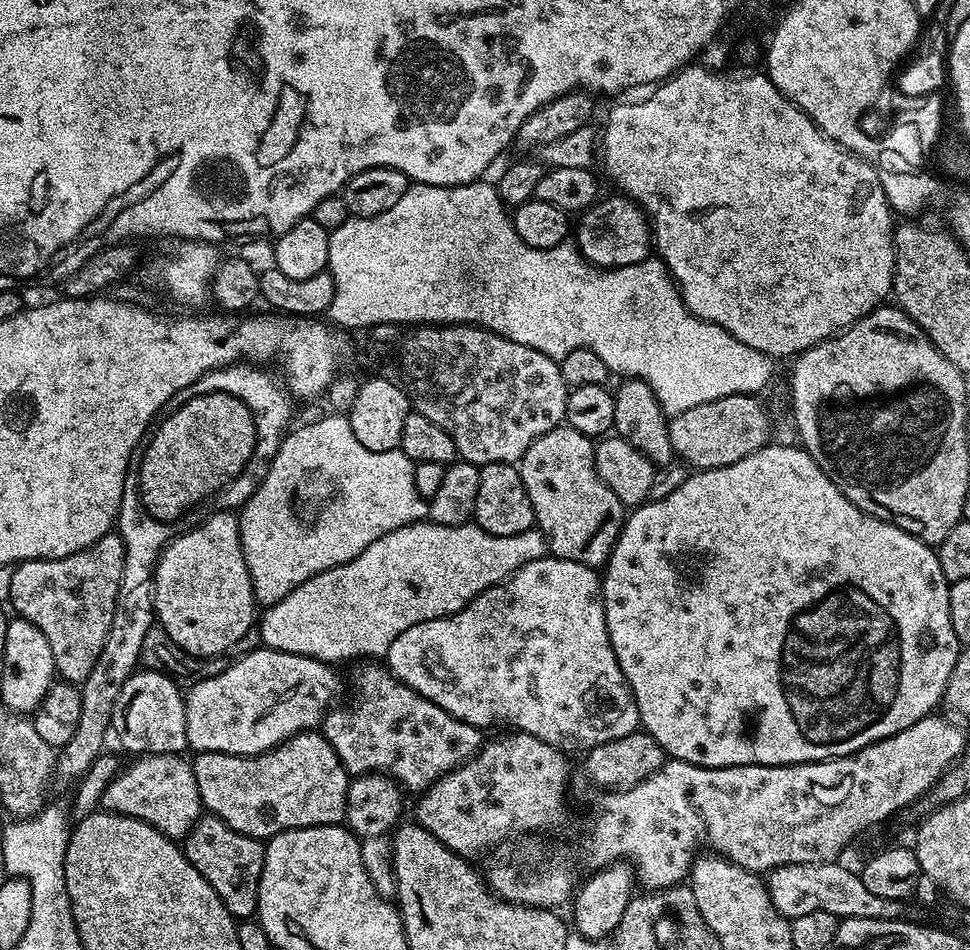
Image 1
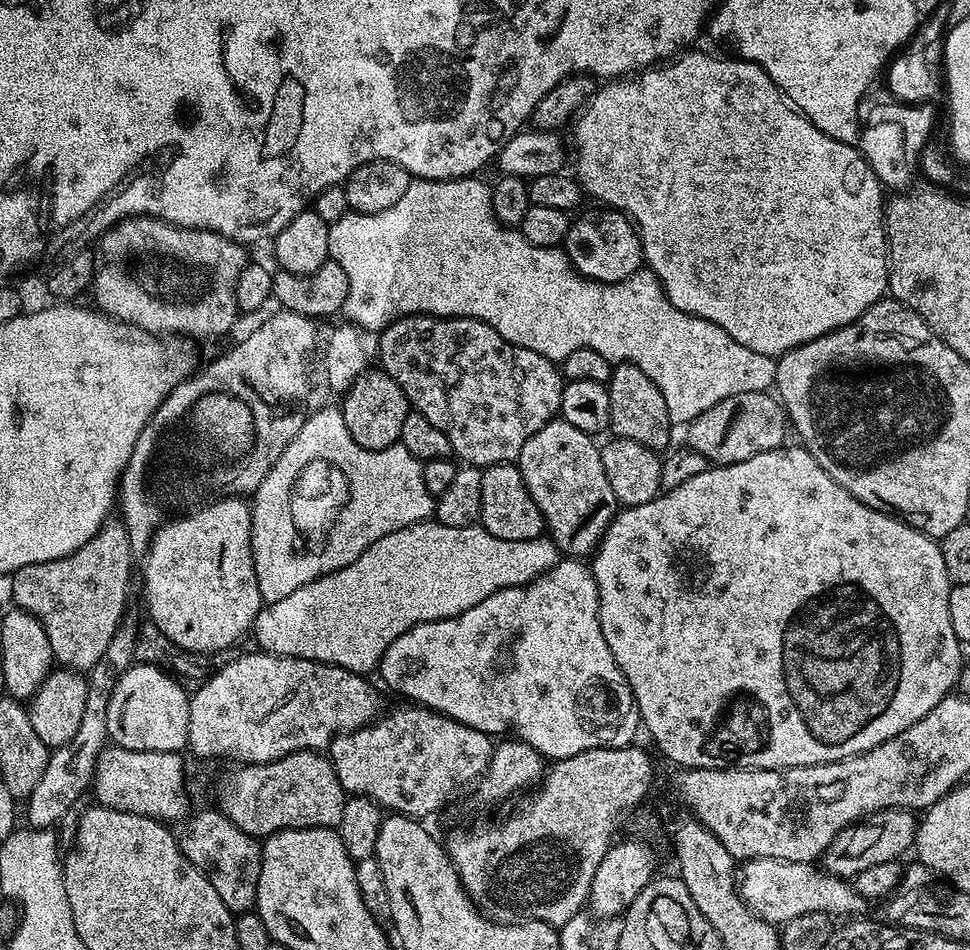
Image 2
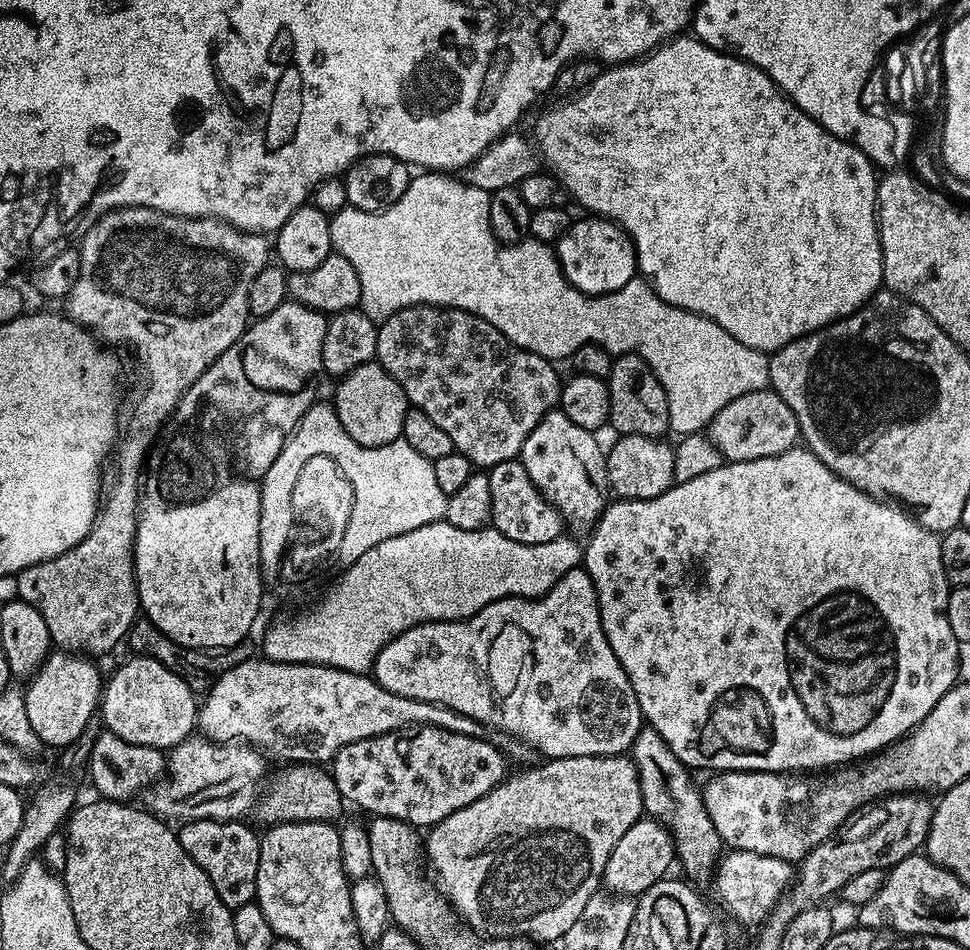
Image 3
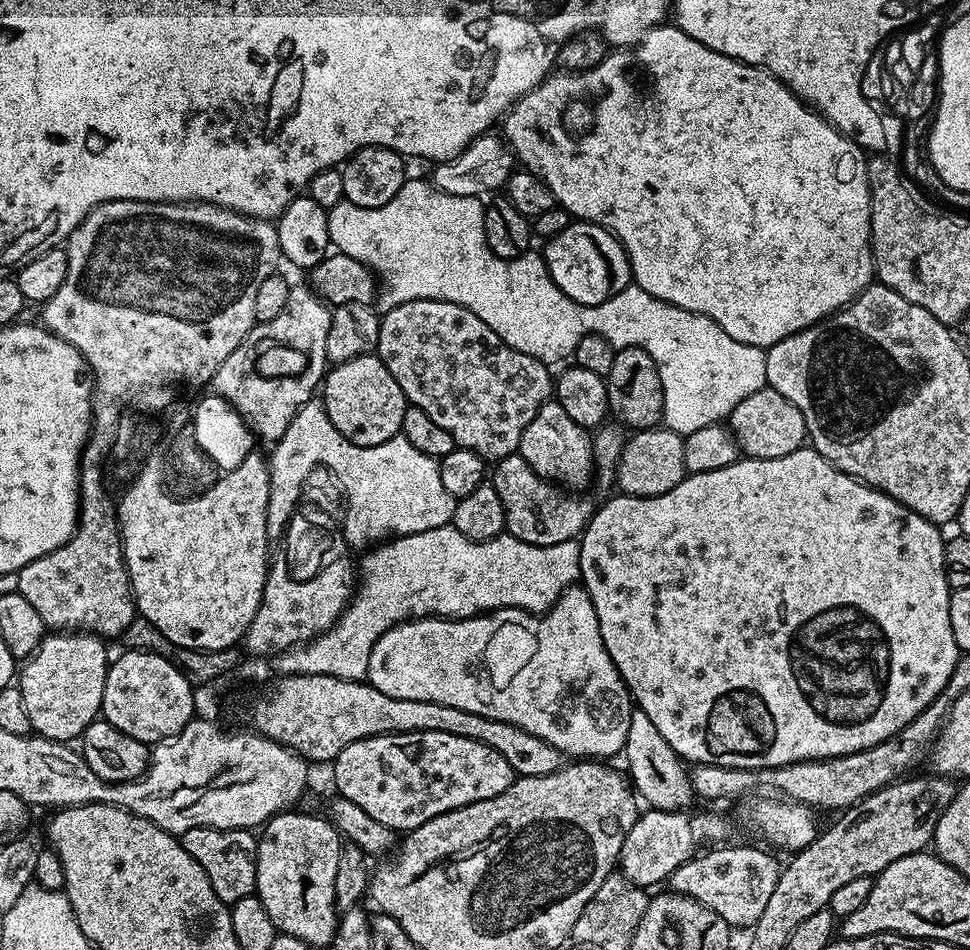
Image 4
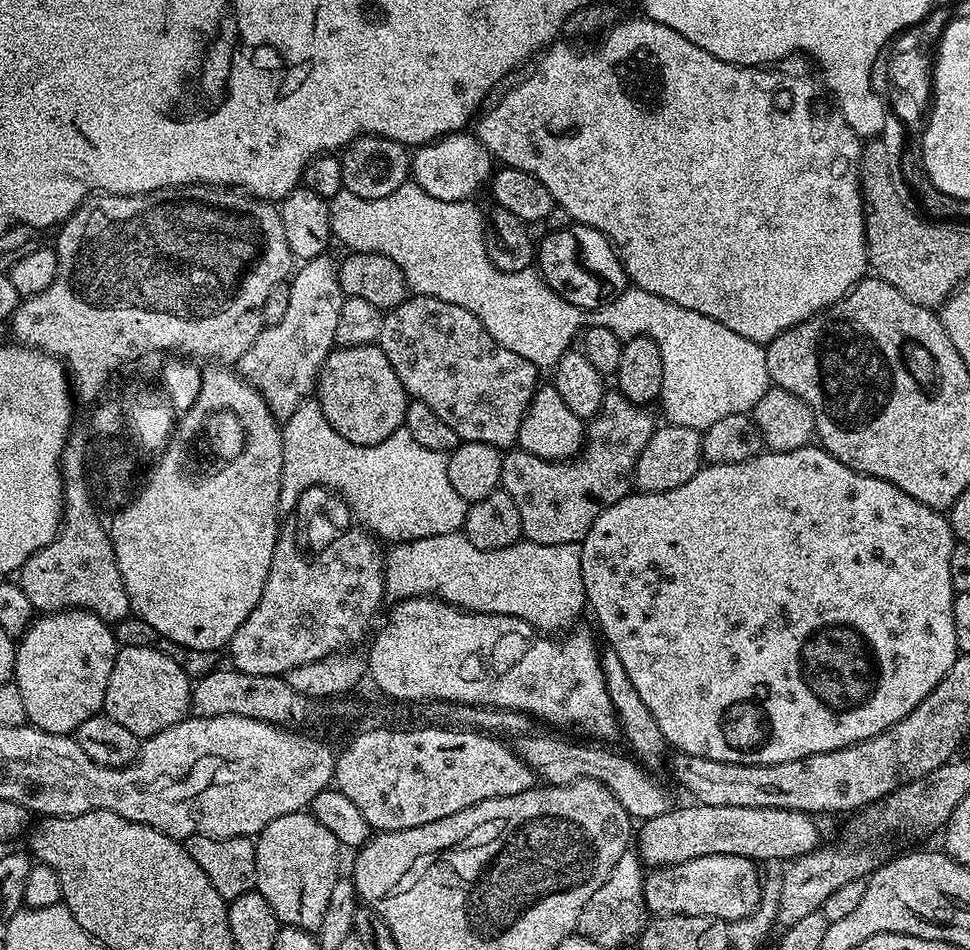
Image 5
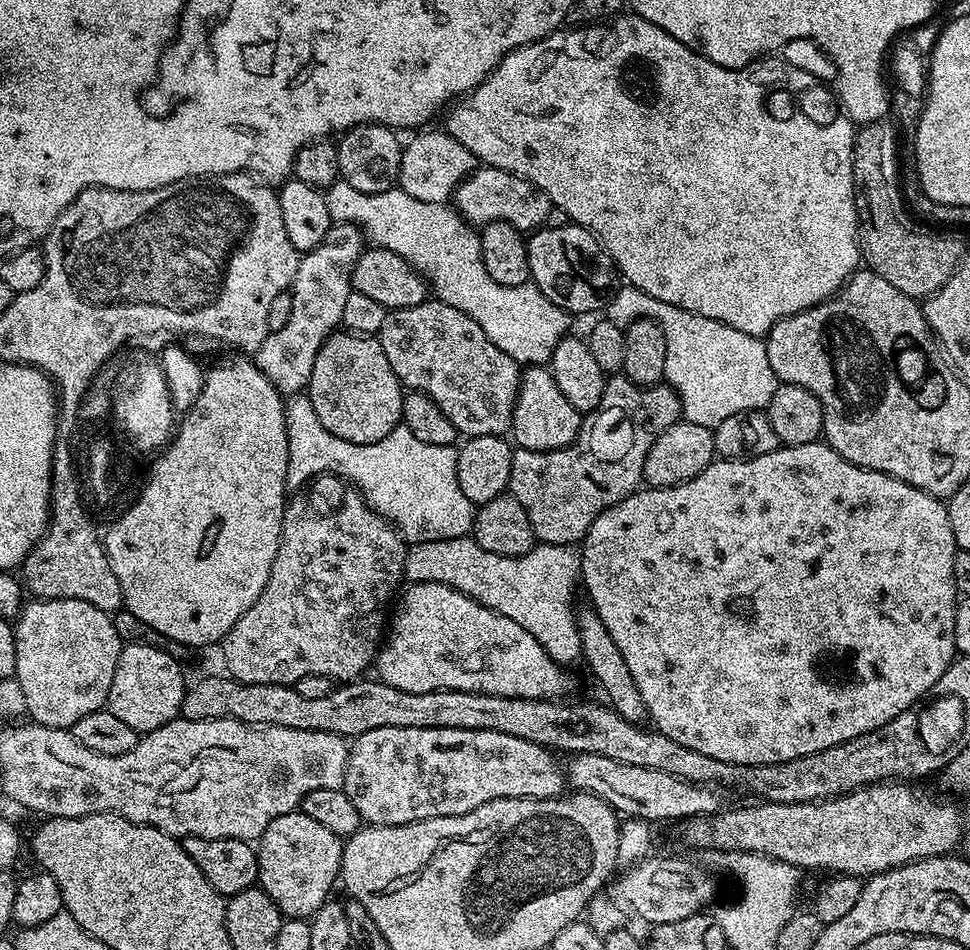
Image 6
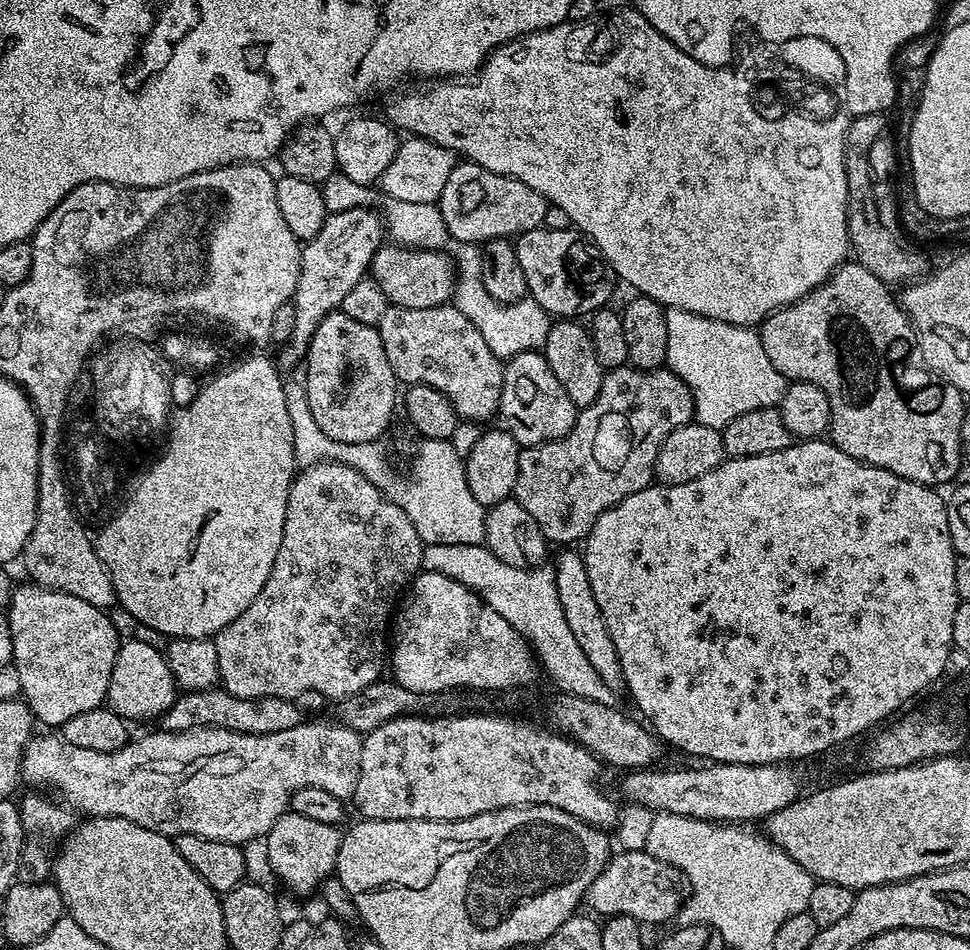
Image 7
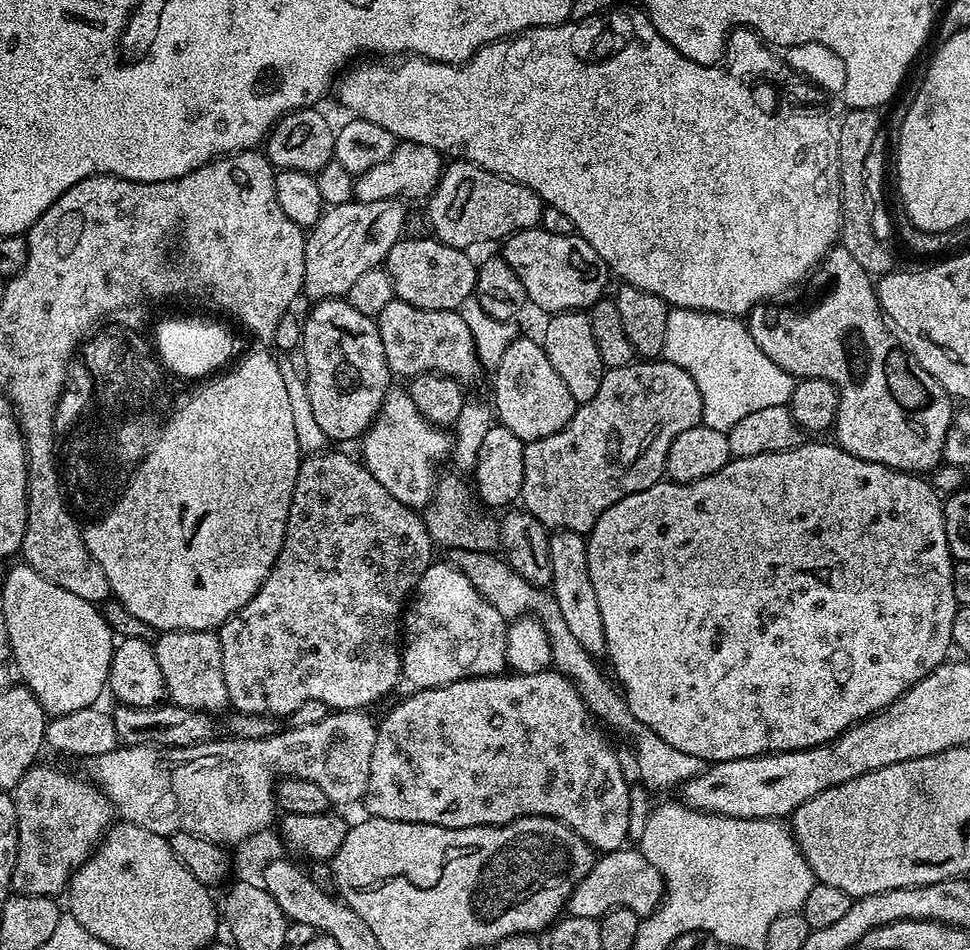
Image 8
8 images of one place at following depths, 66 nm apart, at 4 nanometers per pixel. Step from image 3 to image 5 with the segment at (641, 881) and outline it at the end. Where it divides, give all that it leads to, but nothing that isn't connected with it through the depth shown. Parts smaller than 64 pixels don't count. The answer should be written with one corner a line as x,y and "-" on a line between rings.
688,802
685,808
673,806
658,818
643,821
638,828
640,859
648,866
671,866
690,858
710,854
734,854
757,862
784,860
791,862
821,843
820,828
807,812
785,808
754,806
706,806

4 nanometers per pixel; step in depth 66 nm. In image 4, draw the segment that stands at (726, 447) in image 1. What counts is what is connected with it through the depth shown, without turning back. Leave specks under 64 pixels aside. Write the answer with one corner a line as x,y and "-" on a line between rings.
767,386
750,394
750,398
742,398
742,402
734,406
730,427
740,443
741,453
754,460
782,458
786,454
794,454
794,450
805,447
808,440
806,418
802,418
802,410
798,410
798,406
790,402
790,398
782,398
778,390

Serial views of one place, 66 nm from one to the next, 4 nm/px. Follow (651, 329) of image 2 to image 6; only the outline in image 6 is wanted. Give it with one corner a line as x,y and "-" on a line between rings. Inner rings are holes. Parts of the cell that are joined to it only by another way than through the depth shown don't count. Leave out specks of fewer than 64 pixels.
342,179
330,185
324,192
324,197
326,210
330,210
333,221
355,224
364,233
365,241
369,245
394,250
398,258
410,262
412,269
421,273
428,281
435,299
454,306
462,310
462,314
474,318
474,322
482,326
486,338
490,338
490,342
494,342
498,350
510,354
510,358
514,358
521,365
547,365
554,354
554,346
558,346
558,342
569,335
569,313
554,306
554,302
550,302
546,294
536,289
535,284
529,282
517,288
507,288
494,282
494,278
490,278
480,257
480,237
477,229
469,224
455,207
434,202
418,202
418,198
410,198
410,194
406,194
398,186
382,194
362,194
362,190
354,190
354,186
350,186
-
631,286
621,287
617,291
606,309
606,316
621,326
630,325
635,320
653,320
658,322
658,326
662,326
662,334
666,334
664,380
668,387
673,388
678,394
680,410
685,420
714,430
722,421
734,414
767,409
770,398
774,398
778,381
774,374
774,366
770,366
764,340
759,336
742,334
742,330
734,330
734,326
726,326
714,318
682,310
670,302
662,302

